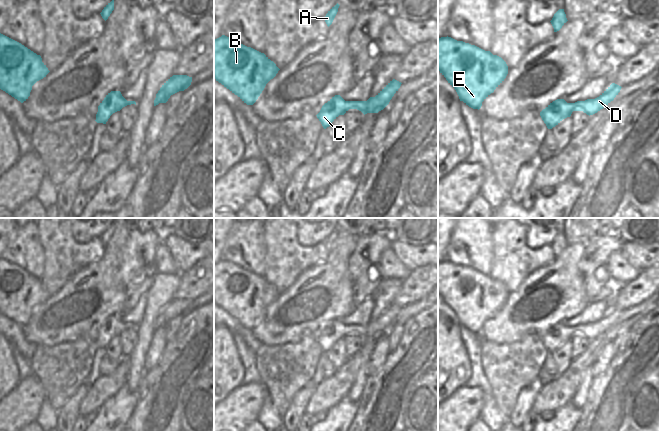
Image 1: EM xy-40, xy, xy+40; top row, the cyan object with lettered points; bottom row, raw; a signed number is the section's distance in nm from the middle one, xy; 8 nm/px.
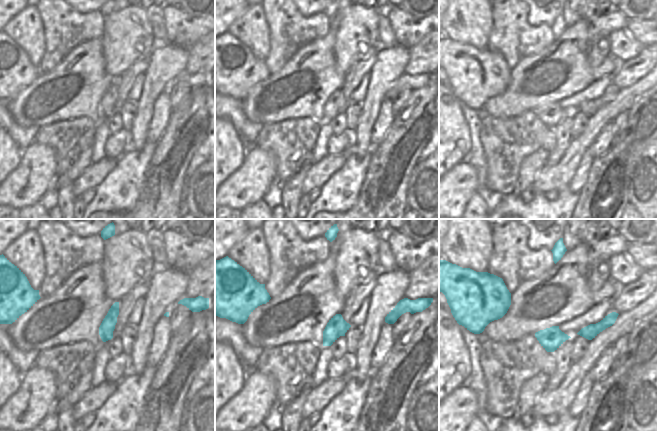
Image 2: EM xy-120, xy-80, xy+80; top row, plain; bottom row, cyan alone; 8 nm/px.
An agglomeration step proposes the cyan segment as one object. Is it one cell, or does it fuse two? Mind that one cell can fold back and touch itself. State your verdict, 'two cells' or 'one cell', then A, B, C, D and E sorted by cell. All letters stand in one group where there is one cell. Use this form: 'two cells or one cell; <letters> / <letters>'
one cell; A B C D E

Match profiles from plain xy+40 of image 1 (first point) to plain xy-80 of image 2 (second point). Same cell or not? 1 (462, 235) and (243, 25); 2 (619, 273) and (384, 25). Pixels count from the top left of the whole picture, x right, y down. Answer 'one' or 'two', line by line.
1: one
2: one

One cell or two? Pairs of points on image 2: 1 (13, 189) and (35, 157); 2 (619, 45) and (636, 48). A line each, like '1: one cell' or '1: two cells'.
1: one cell
2: one cell

